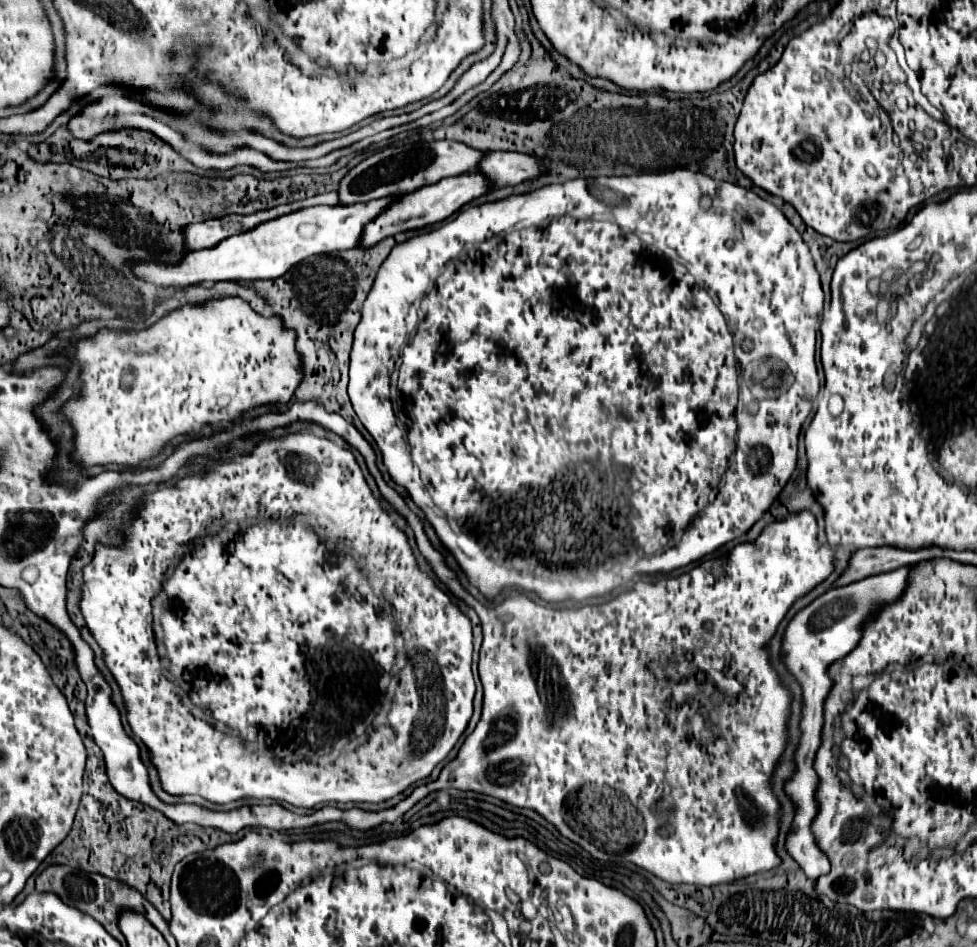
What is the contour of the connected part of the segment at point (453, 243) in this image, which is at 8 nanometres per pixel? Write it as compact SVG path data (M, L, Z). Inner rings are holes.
M685 169L659 175L595 177L547 185L529 195L517 195L497 203L467 207L439 229L393 247L389 257L383 261L383 267L379 267L379 275L375 277L375 283L361 311L363 319L355 329L349 371L349 397L359 421L379 445L391 479L409 491L411 499L425 513L427 521L437 527L441 543L455 555L469 581L487 599L493 599L505 587L521 587L525 591L535 591L543 601L583 601L609 593L613 587L629 581L633 575L667 573L689 565L691 561L697 561L703 555L713 553L717 547L743 535L767 511L767 507L781 493L791 473L795 471L799 431L811 411L811 401L819 391L819 377L815 367L815 335L819 325L817 319L823 311L823 299L819 273L799 231L773 203L743 187L728 181L711 181L711 177L703 173L691 173ZM665 253L678 253L679 261L669 259ZM685 263L691 267L691 273L697 275L705 285L697 283L693 275L683 275L689 273ZM714 295L719 298L719 307L711 301ZM419 297L423 299L417 309L417 323L413 331L407 333L405 317L413 301ZM719 315L727 319L727 323L723 323L725 327L721 325ZM405 337L407 345L401 355L397 383L399 397L391 397L391 375L395 371ZM753 355L767 355L767 359L783 363L783 367L791 371L791 387L781 387L779 393L775 389L775 395L755 395L755 415L747 415L745 411L735 419L729 417L729 395L725 395L723 375L737 375L737 365L745 363ZM573 431L575 437L571 435L571 439L565 439ZM587 467L595 467L597 475L587 475ZM447 521L455 523L459 533L453 533ZM567 577L575 577L581 583L551 583Z

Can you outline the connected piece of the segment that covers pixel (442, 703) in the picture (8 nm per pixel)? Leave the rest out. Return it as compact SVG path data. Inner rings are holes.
M307 429L289 433L283 439L267 437L247 453L239 453L239 455L233 455L231 459L223 459L221 463L215 463L213 467L209 467L205 471L189 473L187 477L179 479L173 487L163 487L151 495L145 495L143 503L139 503L139 507L137 507L133 521L125 523L121 527L121 533L123 533L121 545L115 545L115 547L105 545L105 543L95 545L95 555L93 555L91 563L83 569L79 609L83 613L87 629L91 631L91 635L95 637L97 645L103 651L105 669L111 673L111 677L117 681L117 685L121 689L127 725L131 727L133 735L137 735L143 741L143 745L153 753L153 765L159 773L159 781L161 781L161 787L165 793L175 795L175 797L199 795L205 801L217 803L217 805L227 805L227 803L239 801L239 799L273 799L277 803L291 803L293 807L305 807L305 809L311 809L311 807L321 805L321 803L383 803L383 801L389 801L395 795L403 793L413 783L429 777L431 771L435 769L435 765L441 763L449 755L449 751L455 747L457 739L463 735L463 731L465 731L465 727L473 715L473 697L475 697L475 683L473 683L473 673L471 673L471 653L473 653L471 621L435 585L435 581L425 571L421 571L417 567L413 549L407 541L407 535L391 521L385 507L371 493L353 453L349 449L335 445L327 437L317 437L315 433L311 433ZM199 535L203 535L203 539L207 539L207 543L203 543L203 547L199 543ZM179 543L183 543L183 553L179 553L179 551L175 553L175 547L179 547ZM377 567L379 567L379 575L390 575L386 576L381 597L387 597L387 603L391 603L391 611L395 613L393 615L395 623L391 619L391 613L383 605L383 599L375 595L371 581L367 577L367 573L375 575L373 569L377 569ZM161 593L169 601L169 613L163 613L159 617L161 627L163 627L163 637L161 637L163 653L159 654L161 646L153 641L152 600L157 599ZM397 631L405 637L405 643L409 643L409 647L419 647L419 651L415 651L415 659L407 659L407 667L405 667L405 673L401 673L401 685L397 689L397 695L393 699L393 709L389 713L389 725L380 726L378 730L375 730L379 735L368 735L367 743L363 747L359 747L357 751L341 755L331 767L273 767L273 763L267 763L267 759L263 759L263 755L251 753L247 749L247 747L257 747L263 751L263 747L265 747L265 743L261 743L261 745L257 743L257 727L273 727L273 725L287 725L287 723L291 723L291 725L287 725L285 729L281 727L279 735L275 735L275 739L267 739L267 743L271 743L269 749L273 749L273 753L275 751L277 753L291 753L297 763L307 761L307 763L319 765L319 763L323 763L325 755L339 755L341 751L345 751L347 745L361 739L367 731L371 731L367 727L375 725L375 721L383 709L383 703L387 699L387 689L389 689L387 677L391 677L389 671L395 665L395 655L397 655L397 649L395 649ZM327 643L329 643L329 661L331 663L325 661L327 659L327 651L325 651ZM351 645L357 645L359 649L363 649L369 655L365 655L365 653L361 655L361 651L359 651L359 657L351 657L351 675L347 675L347 661L349 661L347 657L351 655ZM164 659L167 659L169 677L173 677L171 681L179 683L179 687L183 689L183 697L189 699L189 703L195 709L199 709L199 711L207 709L211 713L211 723L203 723L203 719L195 719L195 715L191 715L189 707L183 707L183 703L179 703L179 697L175 695L175 687L171 687L171 681L167 681L163 669ZM195 669L207 669L205 685L203 683L197 685L199 689L207 691L205 703L199 703L199 697L191 697L189 685L183 679L183 673L191 673ZM417 675L425 675L425 683L421 683L421 687L417 683Z

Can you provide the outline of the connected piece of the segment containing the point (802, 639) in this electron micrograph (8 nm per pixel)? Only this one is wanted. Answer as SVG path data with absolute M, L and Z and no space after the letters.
M899 567L891 573L881 573L875 577L865 577L861 581L833 587L819 599L815 599L809 607L801 609L787 625L783 651L785 651L785 665L793 673L793 677L803 687L803 719L801 719L801 745L797 749L797 771L795 777L787 783L785 791L797 803L797 817L793 823L793 833L787 837L787 851L791 857L801 865L805 875L817 881L821 875L829 873L829 857L825 851L819 849L817 839L811 831L811 823L817 817L819 803L817 803L817 787L819 775L813 769L815 753L821 745L821 729L823 729L823 709L825 701L833 689L833 679L829 675L831 665L839 663L847 653L855 649L855 645L863 637L863 627L887 605L901 599L903 591L909 585L909 571L911 567Z

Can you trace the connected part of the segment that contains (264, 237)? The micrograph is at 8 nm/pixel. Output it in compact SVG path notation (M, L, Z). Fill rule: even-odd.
M389 195L385 199L375 199L369 203L355 205L319 205L303 211L283 215L279 219L267 221L253 231L233 235L213 249L191 251L183 263L177 267L165 263L131 263L141 279L153 281L157 285L189 287L197 283L217 283L217 281L257 281L257 279L277 279L287 273L299 261L311 255L323 255L333 251L349 251L361 247L361 237L367 223L375 221L389 205L399 199L399 195Z

